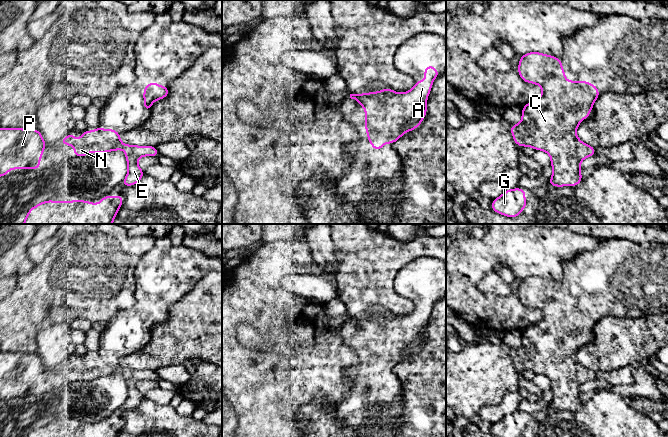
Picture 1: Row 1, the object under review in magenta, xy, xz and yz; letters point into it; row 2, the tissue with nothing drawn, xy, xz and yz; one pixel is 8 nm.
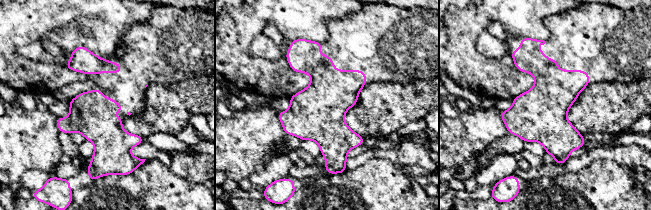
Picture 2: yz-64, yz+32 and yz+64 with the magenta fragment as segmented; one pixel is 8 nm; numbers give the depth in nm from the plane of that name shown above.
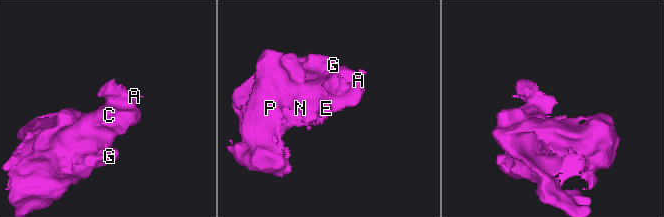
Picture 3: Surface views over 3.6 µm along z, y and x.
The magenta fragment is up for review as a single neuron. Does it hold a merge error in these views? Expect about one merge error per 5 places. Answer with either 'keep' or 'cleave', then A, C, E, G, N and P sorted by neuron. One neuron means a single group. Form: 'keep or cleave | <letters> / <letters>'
keep | A C E G N P

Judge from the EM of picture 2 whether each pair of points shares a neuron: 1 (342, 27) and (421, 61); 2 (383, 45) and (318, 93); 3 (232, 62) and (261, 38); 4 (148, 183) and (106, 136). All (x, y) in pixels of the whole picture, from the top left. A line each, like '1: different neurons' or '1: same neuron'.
1: same neuron
2: same neuron
3: different neurons
4: different neurons

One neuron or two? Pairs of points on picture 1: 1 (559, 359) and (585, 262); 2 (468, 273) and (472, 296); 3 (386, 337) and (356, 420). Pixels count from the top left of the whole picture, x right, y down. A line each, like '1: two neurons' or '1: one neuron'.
1: one neuron
2: one neuron
3: one neuron

